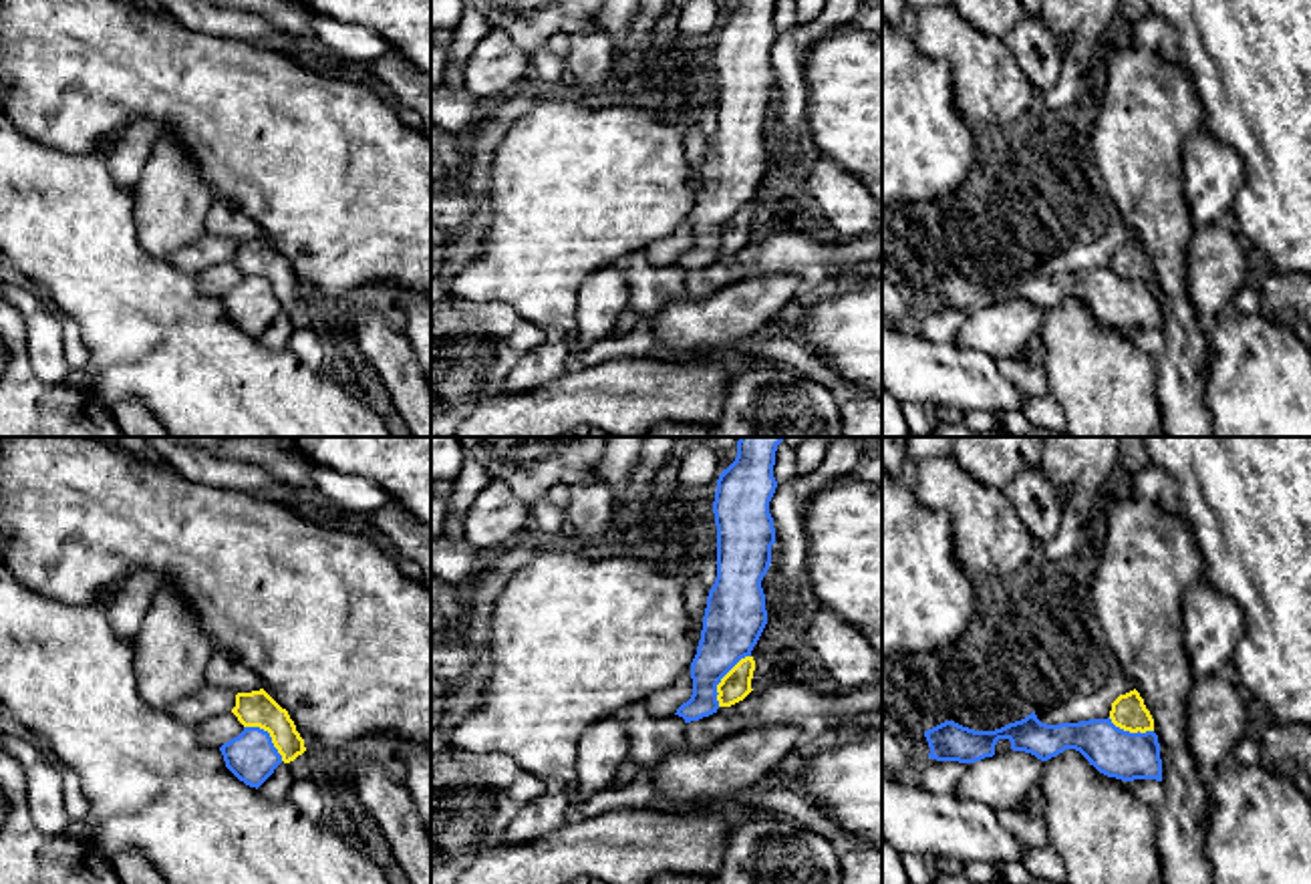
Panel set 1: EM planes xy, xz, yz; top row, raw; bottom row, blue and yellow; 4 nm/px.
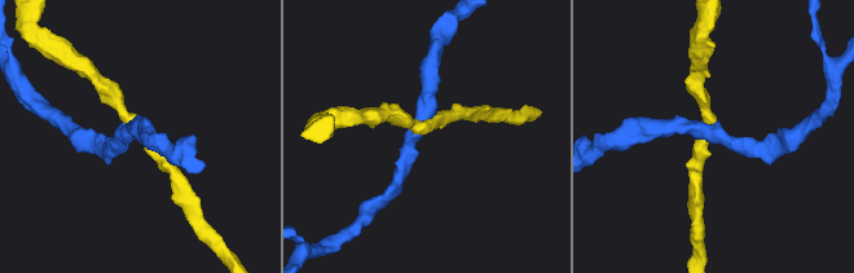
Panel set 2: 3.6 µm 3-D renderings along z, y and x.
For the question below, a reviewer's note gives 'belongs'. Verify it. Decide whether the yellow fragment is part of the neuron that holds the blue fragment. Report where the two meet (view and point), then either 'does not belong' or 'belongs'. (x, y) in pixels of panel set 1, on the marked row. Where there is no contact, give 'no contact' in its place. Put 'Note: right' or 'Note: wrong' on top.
Note: wrong
meets blue in xz at (721, 677); does not belong

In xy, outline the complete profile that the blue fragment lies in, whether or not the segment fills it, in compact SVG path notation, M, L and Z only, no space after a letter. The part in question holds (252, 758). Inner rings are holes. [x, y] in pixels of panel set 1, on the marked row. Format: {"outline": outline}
{"outline": "M244 727L244 731L220 747L226 767L246 785L260 787L282 763L282 755L268 731Z"}

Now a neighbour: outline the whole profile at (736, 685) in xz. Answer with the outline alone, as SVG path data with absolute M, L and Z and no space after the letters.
M753 656L741 658L717 685L719 707L731 707L743 701L753 689L751 679L755 671Z

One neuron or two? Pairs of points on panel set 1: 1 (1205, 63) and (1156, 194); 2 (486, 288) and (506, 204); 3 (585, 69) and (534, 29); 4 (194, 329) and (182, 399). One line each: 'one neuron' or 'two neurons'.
1: two neurons
2: one neuron
3: one neuron
4: one neuron

